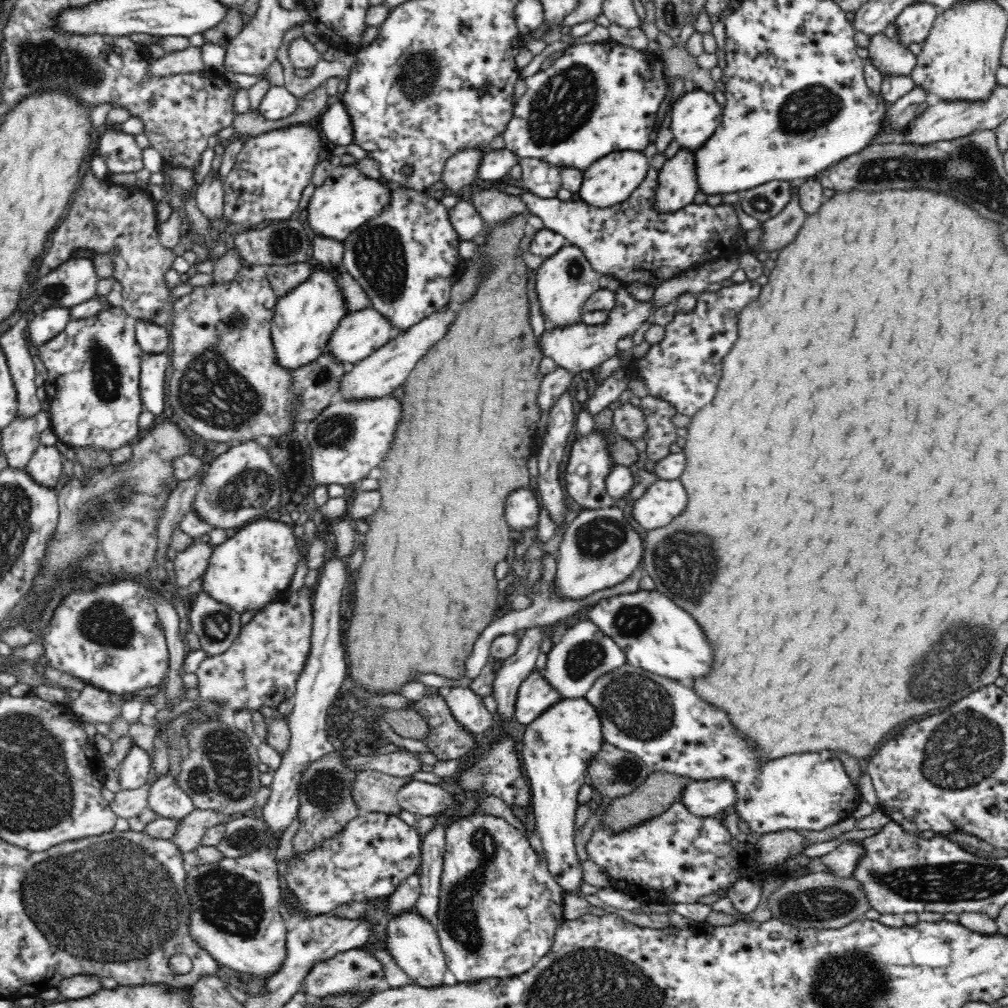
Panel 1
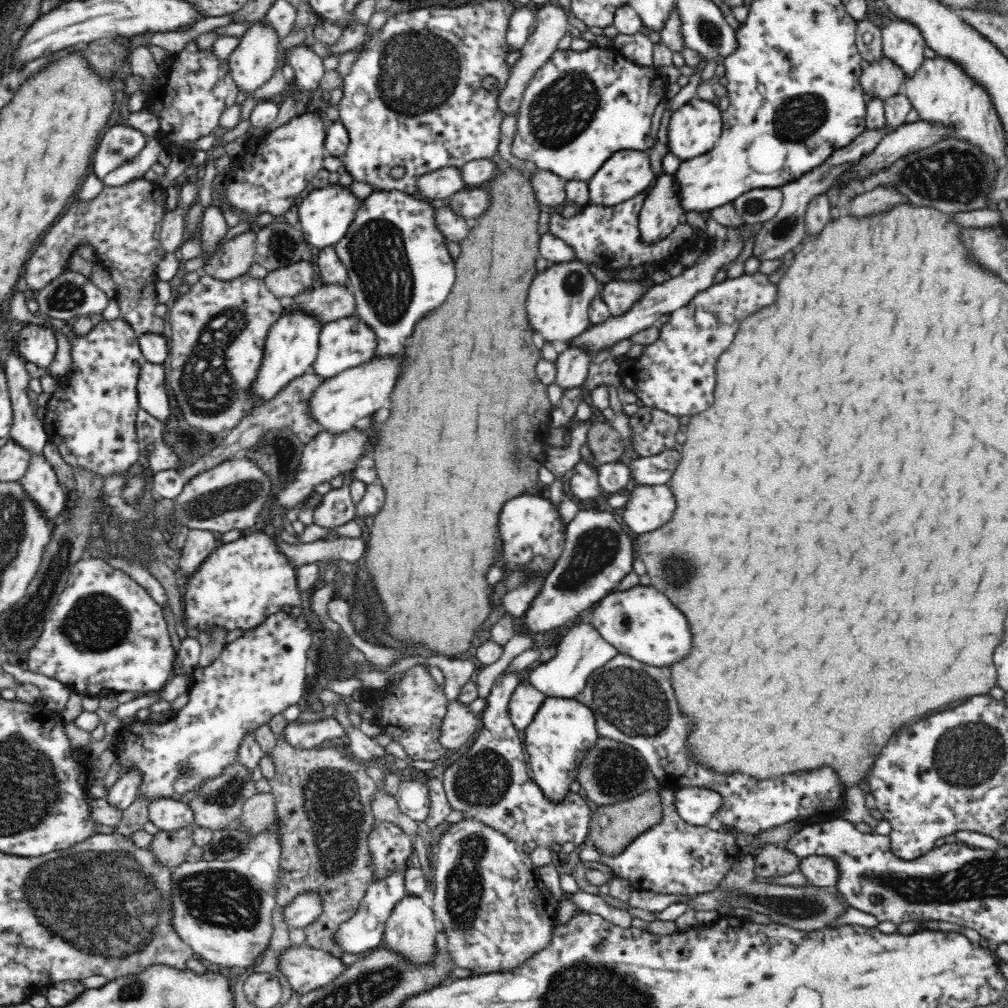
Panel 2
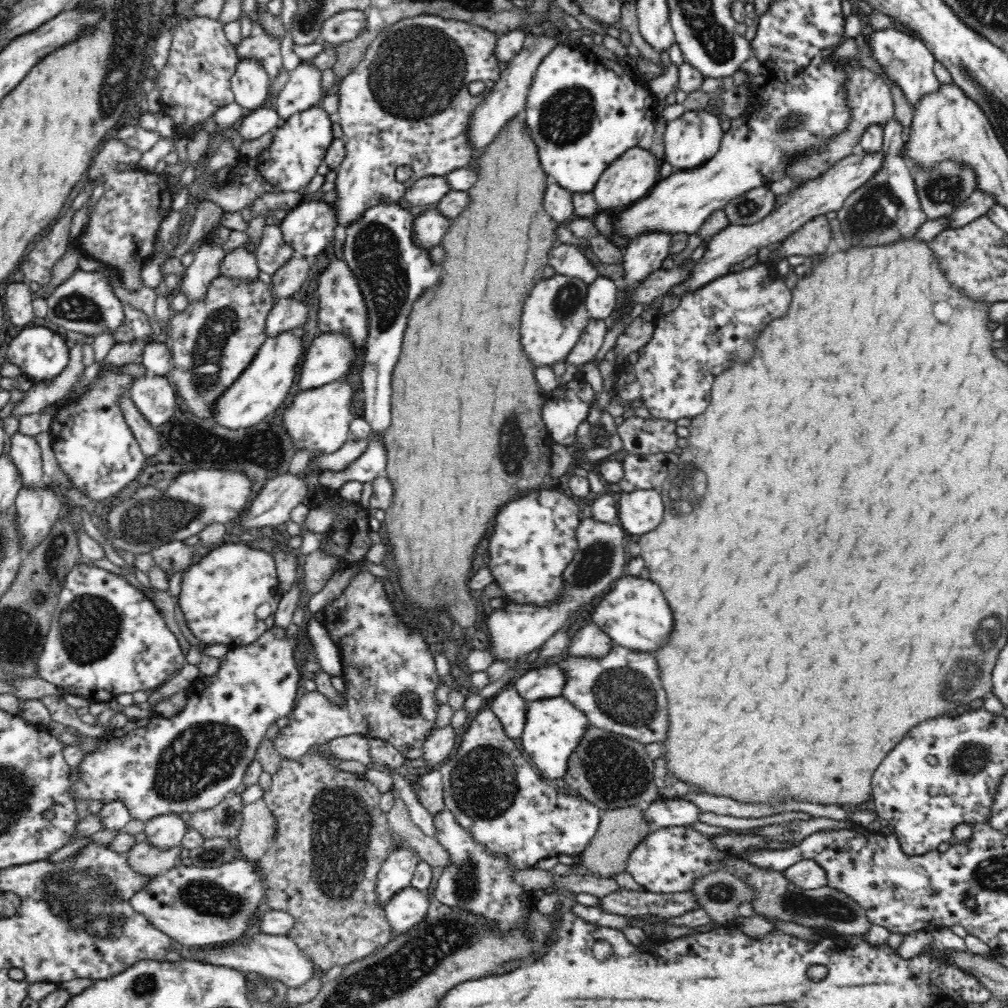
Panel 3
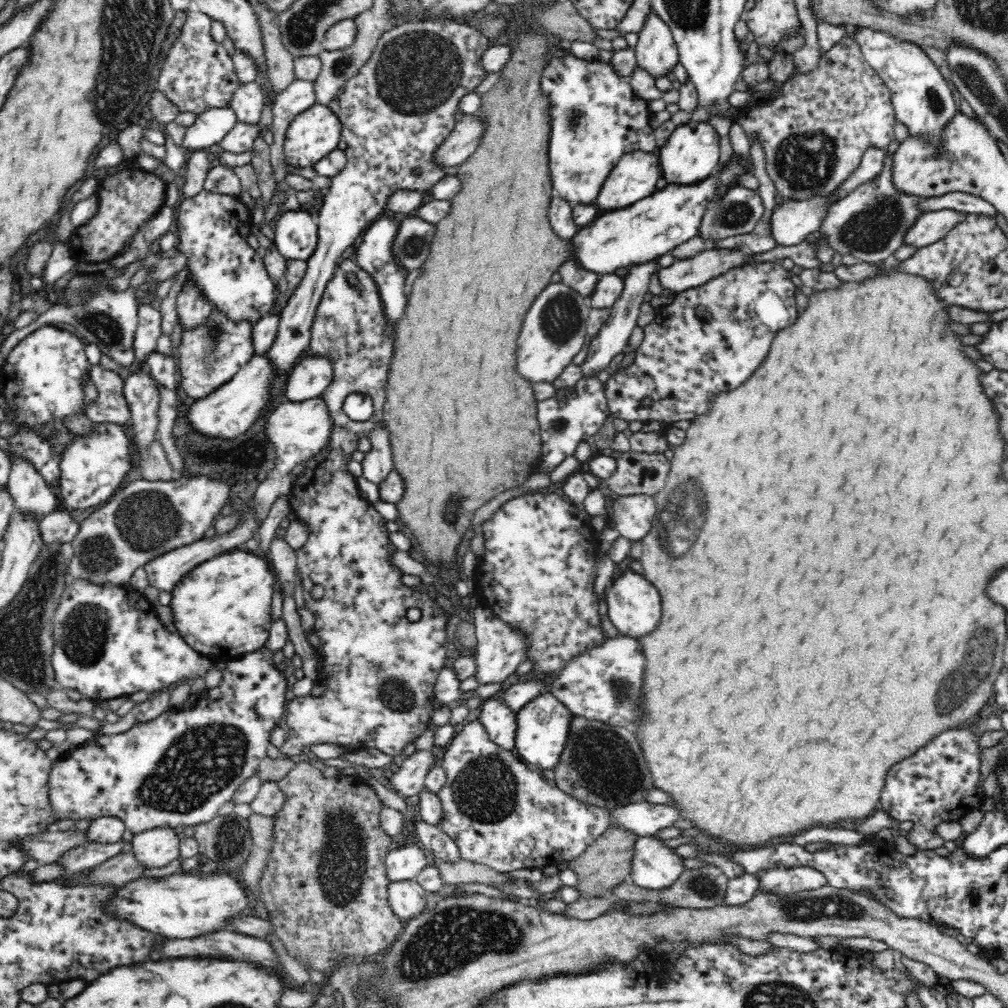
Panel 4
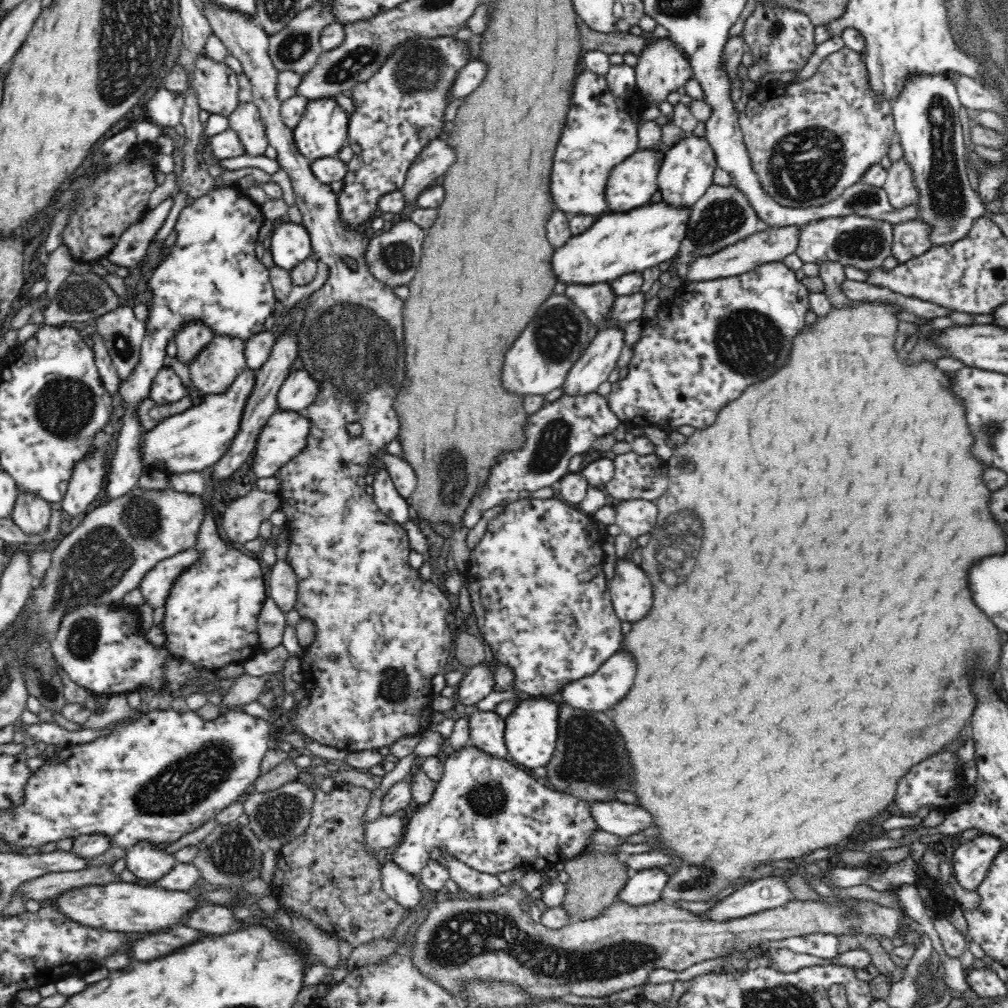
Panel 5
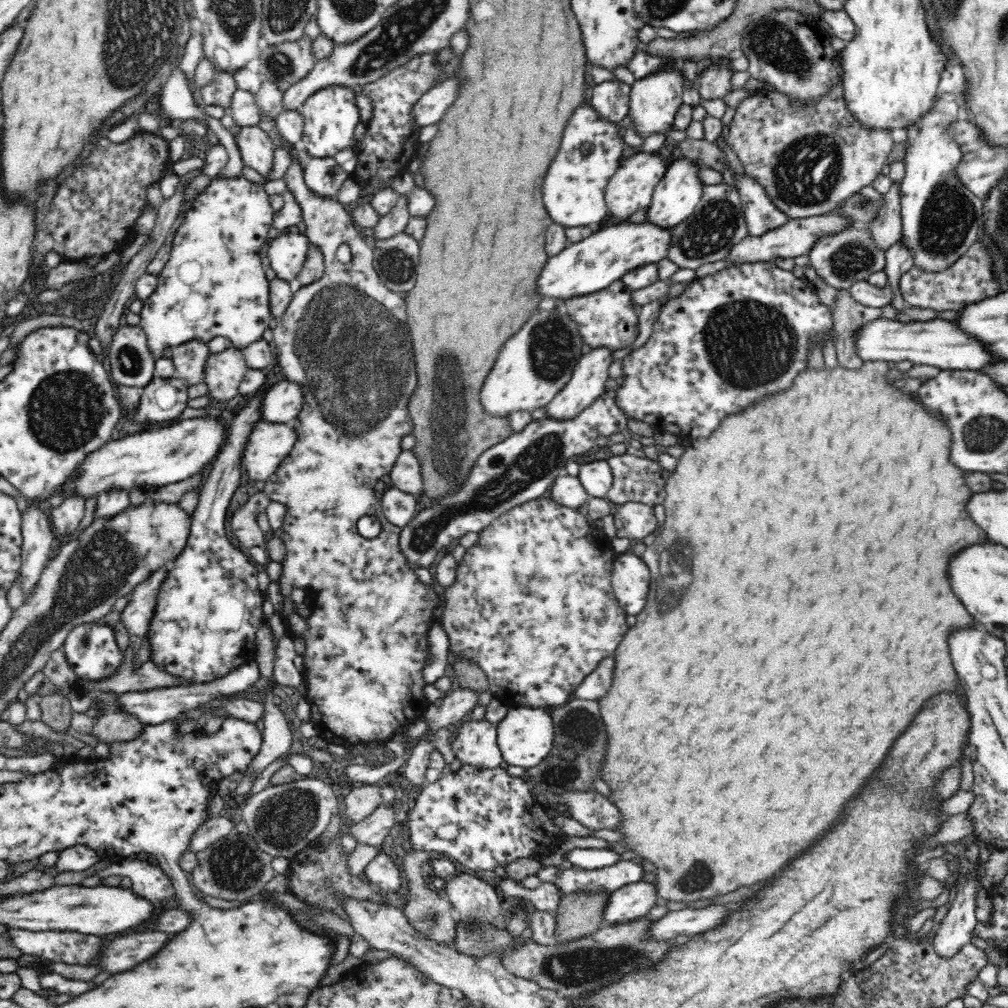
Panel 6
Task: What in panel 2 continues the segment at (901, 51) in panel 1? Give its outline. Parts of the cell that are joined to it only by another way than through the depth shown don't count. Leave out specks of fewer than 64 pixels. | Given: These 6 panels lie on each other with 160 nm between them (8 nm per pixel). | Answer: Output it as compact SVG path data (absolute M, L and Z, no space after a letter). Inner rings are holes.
M882 58L876 64L870 64L862 71L860 87L865 95L865 102L872 97L884 102L892 96L896 96L903 89L905 76L903 71L888 58Z

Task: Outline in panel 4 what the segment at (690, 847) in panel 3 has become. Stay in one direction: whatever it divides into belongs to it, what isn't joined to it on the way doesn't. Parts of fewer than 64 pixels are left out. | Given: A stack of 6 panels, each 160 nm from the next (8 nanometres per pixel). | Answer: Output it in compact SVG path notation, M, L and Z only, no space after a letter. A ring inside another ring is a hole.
M637 837L634 840L634 850L629 881L640 890L668 888L686 870L682 865L682 857L662 845L660 839Z

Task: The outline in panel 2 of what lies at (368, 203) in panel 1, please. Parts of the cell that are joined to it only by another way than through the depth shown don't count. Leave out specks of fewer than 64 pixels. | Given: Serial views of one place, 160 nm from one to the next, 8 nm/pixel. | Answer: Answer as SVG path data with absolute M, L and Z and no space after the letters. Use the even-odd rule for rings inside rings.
M335 185L322 190L309 189L298 210L300 223L298 231L302 233L302 239L309 246L318 248L320 251L326 247L332 247L348 232L360 202L346 187Z

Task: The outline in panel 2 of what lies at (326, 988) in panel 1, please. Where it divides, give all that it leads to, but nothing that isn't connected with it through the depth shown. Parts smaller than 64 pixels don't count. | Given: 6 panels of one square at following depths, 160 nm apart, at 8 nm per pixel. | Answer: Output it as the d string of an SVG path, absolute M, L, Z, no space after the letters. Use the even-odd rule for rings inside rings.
M290 944L277 957L277 968L287 978L292 990L306 994L338 978L344 970L342 959L310 948L306 944Z

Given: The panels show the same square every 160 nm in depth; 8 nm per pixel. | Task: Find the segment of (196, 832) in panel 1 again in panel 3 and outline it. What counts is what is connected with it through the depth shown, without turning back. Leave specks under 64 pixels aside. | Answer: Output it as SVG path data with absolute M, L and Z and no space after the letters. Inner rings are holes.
M136 843L124 853L132 871L154 877L178 864L181 845L171 849L159 849L148 843Z

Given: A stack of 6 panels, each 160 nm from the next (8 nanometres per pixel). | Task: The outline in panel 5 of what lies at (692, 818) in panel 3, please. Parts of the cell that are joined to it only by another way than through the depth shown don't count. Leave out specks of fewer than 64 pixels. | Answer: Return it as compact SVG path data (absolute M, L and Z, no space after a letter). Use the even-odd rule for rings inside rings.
M611 800L590 804L590 813L598 828L619 837L632 836L652 824L652 816L632 804Z

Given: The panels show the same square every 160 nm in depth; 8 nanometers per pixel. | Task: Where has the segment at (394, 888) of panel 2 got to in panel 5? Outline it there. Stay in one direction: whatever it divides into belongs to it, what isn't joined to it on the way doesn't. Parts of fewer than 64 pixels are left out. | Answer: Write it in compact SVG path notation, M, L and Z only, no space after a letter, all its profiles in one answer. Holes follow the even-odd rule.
M468 744L462 750L448 751L442 778L435 784L430 800L418 805L412 818L406 820L402 844L388 854L412 875L422 870L433 848L446 851L478 872L497 875L523 867L540 873L593 849L590 834L599 828L592 819L590 805L575 796L548 789L525 768L508 759L494 758Z

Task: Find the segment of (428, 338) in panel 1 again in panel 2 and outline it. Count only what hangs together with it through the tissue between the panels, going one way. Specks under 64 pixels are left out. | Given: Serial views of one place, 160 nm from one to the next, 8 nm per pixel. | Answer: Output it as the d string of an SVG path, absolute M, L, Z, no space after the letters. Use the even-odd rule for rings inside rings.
M384 357L383 359L370 359L360 366L346 369L339 375L326 379L310 396L306 415L314 419L320 430L330 435L342 435L346 431L359 426L368 420L378 410L387 405L388 396L396 384L400 374L401 357Z

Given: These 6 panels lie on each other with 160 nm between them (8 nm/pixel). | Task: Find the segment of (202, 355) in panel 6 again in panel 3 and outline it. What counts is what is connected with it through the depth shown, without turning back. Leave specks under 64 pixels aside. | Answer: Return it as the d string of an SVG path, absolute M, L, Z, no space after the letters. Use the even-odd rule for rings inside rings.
M211 236L207 242L195 253L194 261L184 270L178 285L177 291L186 297L188 304L203 301L210 283L218 277L218 266L225 255L220 246L212 244Z

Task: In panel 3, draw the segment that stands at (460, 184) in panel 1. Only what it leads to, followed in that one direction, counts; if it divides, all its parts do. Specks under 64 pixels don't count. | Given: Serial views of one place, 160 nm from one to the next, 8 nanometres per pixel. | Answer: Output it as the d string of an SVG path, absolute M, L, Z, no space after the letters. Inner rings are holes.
M424 177L412 184L404 194L402 204L406 207L429 206L438 203L448 192L451 192L446 177Z

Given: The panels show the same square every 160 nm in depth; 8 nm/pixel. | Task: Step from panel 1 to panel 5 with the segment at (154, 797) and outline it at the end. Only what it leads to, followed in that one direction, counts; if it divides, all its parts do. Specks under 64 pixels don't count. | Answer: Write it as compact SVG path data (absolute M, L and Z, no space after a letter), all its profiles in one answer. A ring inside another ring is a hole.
M138 843L127 850L125 856L125 868L132 872L138 882L157 886L157 882L168 874L177 862L174 860L174 855L167 854L164 848L152 843Z

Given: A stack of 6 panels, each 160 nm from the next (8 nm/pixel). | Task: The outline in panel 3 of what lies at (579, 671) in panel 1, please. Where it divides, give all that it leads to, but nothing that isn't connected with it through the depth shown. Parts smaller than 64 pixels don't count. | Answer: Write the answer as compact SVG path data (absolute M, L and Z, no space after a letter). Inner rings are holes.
M593 620L582 626L569 642L571 656L604 656L615 642ZM558 665L544 668L532 667L527 674L518 678L512 688L527 703L543 698L554 698L562 694L562 686L566 682L566 676Z

